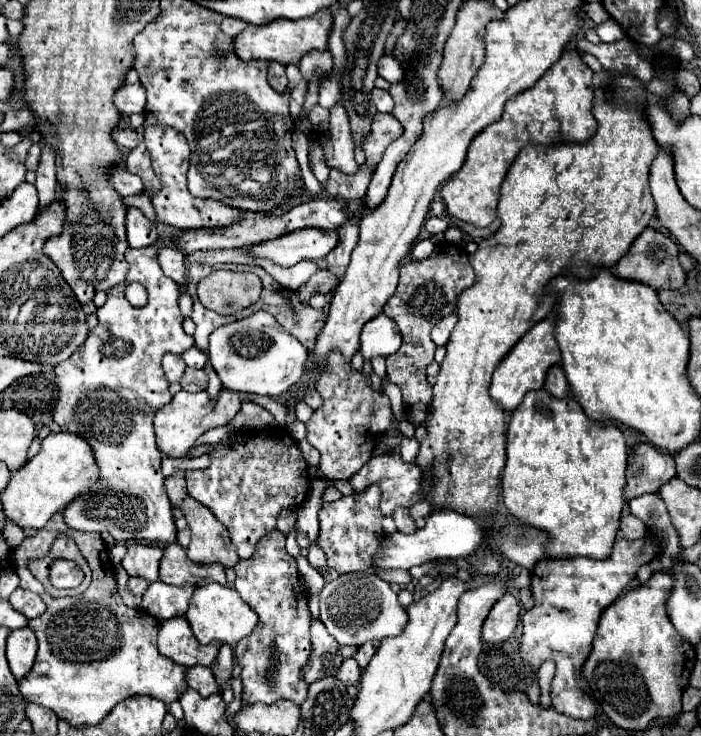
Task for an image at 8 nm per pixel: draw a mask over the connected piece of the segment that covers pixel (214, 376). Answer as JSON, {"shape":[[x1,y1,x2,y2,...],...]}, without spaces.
{"shape":[[206,363,206,367,204,367,204,371,208,373,208,389,206,389,206,391,210,391,210,397,212,397,212,399,216,399,216,395,218,395,218,391,222,389,222,381,220,381,220,377,218,377,218,373,214,371,214,367,212,367,210,363]]}

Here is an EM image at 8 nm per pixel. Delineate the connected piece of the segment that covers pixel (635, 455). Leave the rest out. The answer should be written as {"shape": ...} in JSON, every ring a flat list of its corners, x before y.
{"shape":[[636,443,628,455,624,497,630,501,644,493,658,493,674,475,676,467,670,453,656,451,646,443]]}

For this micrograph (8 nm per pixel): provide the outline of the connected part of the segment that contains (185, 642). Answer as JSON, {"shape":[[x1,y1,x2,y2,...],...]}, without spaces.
{"shape":[[172,617,160,623,158,631,158,651,178,665,194,667,194,665,210,665,222,643,200,645,188,627,186,617]]}

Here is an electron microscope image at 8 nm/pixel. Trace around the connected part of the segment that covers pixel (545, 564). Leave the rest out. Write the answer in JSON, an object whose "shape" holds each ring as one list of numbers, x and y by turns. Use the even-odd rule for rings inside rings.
{"shape":[[654,537,640,539,636,543,620,539,612,547,608,559,542,559,532,569,532,597,534,607,522,615,522,641,520,655,536,671,542,661,556,663,556,675,552,679,552,707,558,713,564,713,574,719,594,719,597,706,592,698,582,690,582,665,592,651,592,639,596,625,604,607,618,599,622,589,630,583,636,573,636,567,648,563,660,555,658,541]]}

